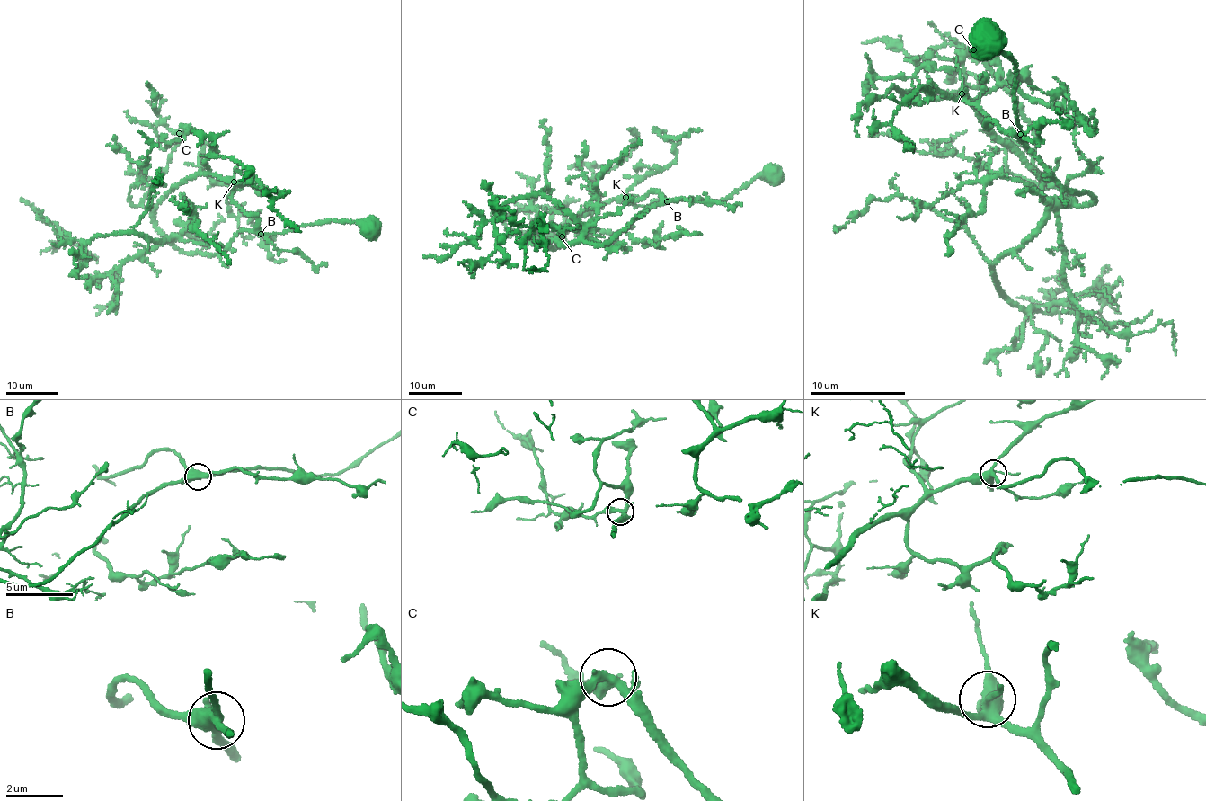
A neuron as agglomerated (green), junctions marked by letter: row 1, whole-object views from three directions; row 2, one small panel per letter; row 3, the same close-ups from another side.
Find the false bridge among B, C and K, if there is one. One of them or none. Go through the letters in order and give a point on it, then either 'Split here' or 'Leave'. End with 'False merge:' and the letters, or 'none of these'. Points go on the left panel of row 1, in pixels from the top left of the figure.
B: Place: (261, 234). Leave
C: Place: (179, 133). Leave
K: Place: (234, 182). Leave
False merge: none of these

